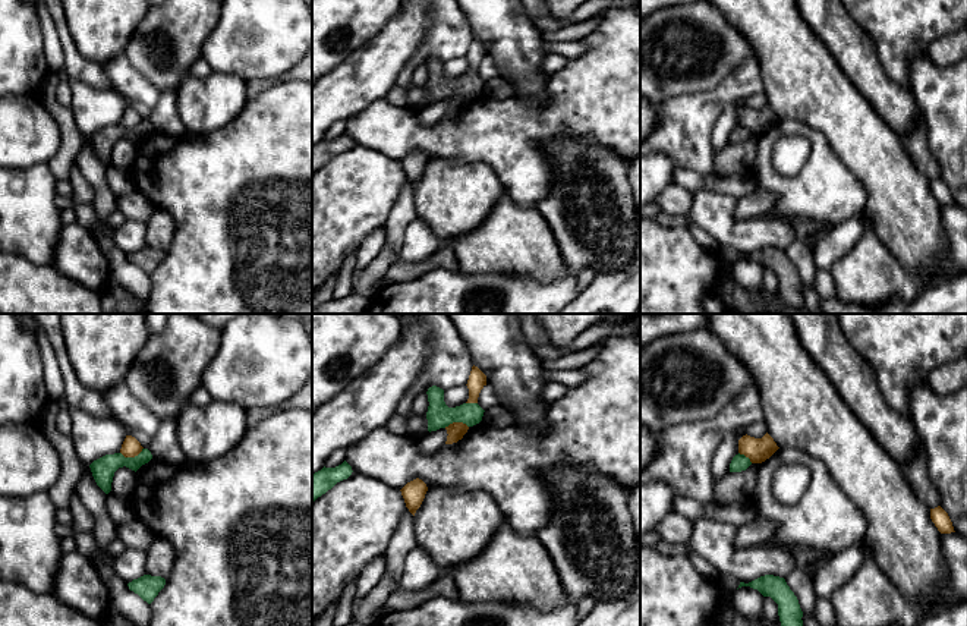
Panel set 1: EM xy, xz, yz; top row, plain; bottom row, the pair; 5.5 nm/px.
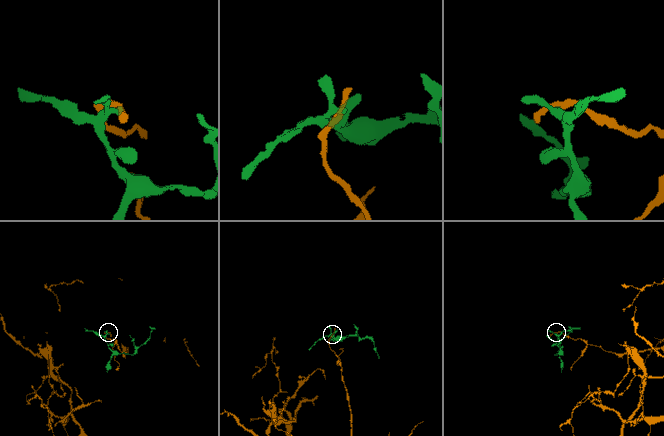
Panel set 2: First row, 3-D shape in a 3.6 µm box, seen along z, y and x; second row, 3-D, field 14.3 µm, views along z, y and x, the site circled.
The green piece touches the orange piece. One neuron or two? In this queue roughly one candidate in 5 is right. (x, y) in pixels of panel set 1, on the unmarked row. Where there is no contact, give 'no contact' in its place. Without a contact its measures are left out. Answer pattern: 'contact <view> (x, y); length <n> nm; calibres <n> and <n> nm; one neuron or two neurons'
contact xy (132, 129); length 130 nm; calibres 130 and 110 nm; two neurons

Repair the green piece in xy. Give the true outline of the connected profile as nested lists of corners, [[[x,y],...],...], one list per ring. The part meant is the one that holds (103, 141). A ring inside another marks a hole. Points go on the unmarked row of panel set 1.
[[[142,120],[142,123],[135,129],[125,129],[122,125],[105,126],[97,132],[94,132],[89,139],[97,157],[108,166],[111,163],[111,154],[114,144],[119,139],[129,139],[132,142],[138,142],[142,136],[148,135],[152,130],[152,126],[148,120]]]

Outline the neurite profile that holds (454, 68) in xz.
[[[467,57],[451,59],[444,63],[444,73],[448,79],[456,79],[466,75],[469,70]]]

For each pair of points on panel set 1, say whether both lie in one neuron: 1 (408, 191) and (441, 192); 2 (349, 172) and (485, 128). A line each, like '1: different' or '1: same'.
1: different
2: different

